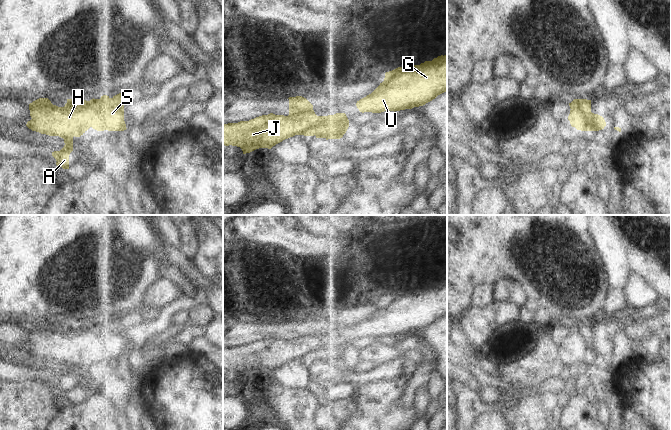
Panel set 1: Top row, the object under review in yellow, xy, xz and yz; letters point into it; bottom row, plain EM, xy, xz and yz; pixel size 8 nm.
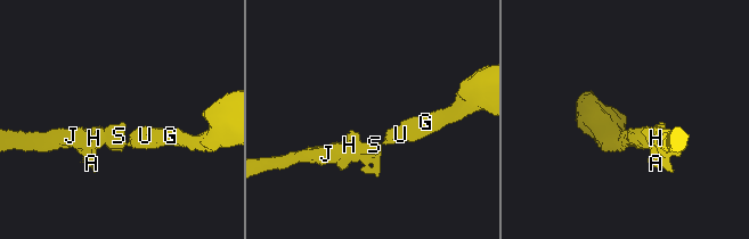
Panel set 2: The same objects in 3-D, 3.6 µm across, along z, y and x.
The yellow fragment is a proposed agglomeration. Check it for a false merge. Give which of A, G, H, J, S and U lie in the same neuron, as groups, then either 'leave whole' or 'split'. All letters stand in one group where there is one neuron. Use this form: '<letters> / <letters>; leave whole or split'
A G H J S U; leave whole

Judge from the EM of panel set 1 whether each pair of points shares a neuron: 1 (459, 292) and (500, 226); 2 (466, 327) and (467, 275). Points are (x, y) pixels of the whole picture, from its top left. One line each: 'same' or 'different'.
1: same
2: different

